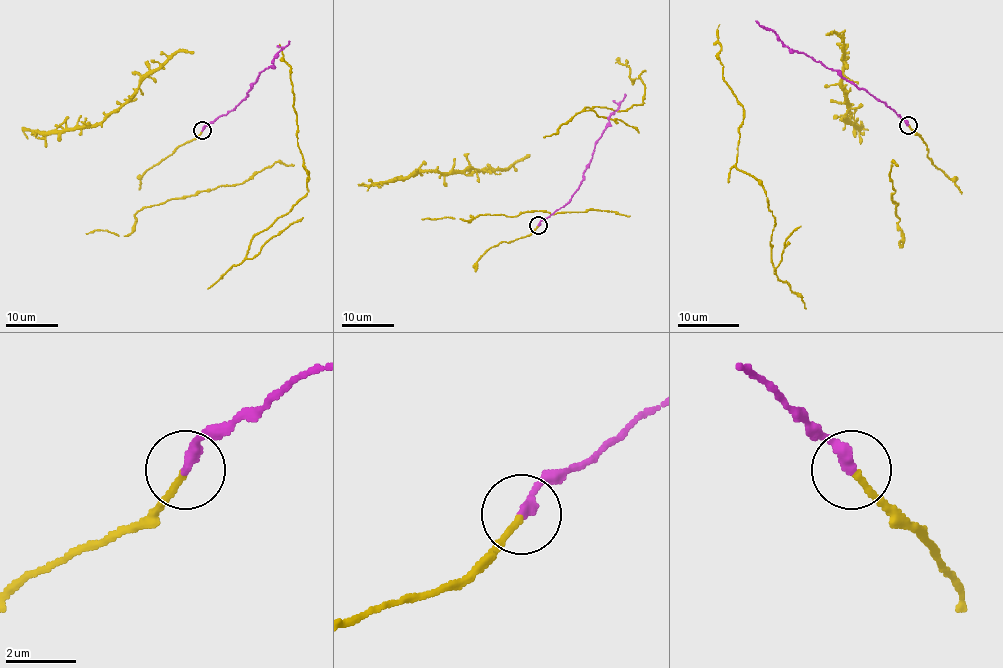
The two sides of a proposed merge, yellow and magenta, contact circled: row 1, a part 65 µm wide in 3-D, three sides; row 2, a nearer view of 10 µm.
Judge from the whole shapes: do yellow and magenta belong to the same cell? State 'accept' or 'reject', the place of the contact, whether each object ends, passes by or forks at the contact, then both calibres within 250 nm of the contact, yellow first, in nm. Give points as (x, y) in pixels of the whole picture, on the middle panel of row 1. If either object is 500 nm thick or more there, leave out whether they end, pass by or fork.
accept; at (538, 225); yellow ends there; magenta ends there; 170 nm thick on the yellow side, 340 nm on the other

